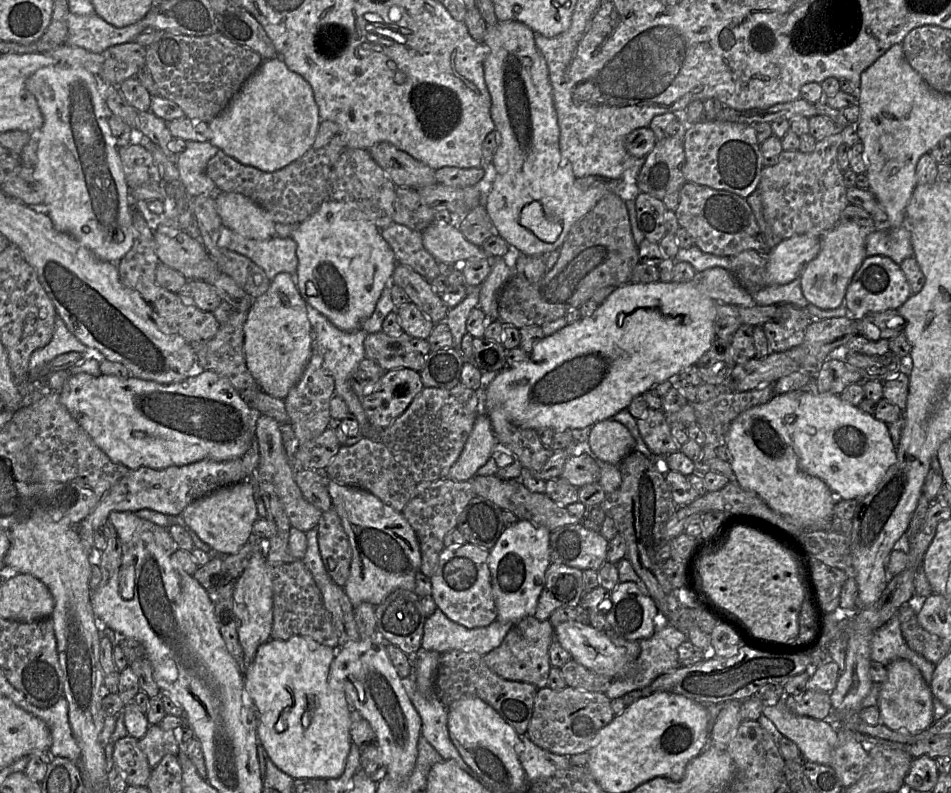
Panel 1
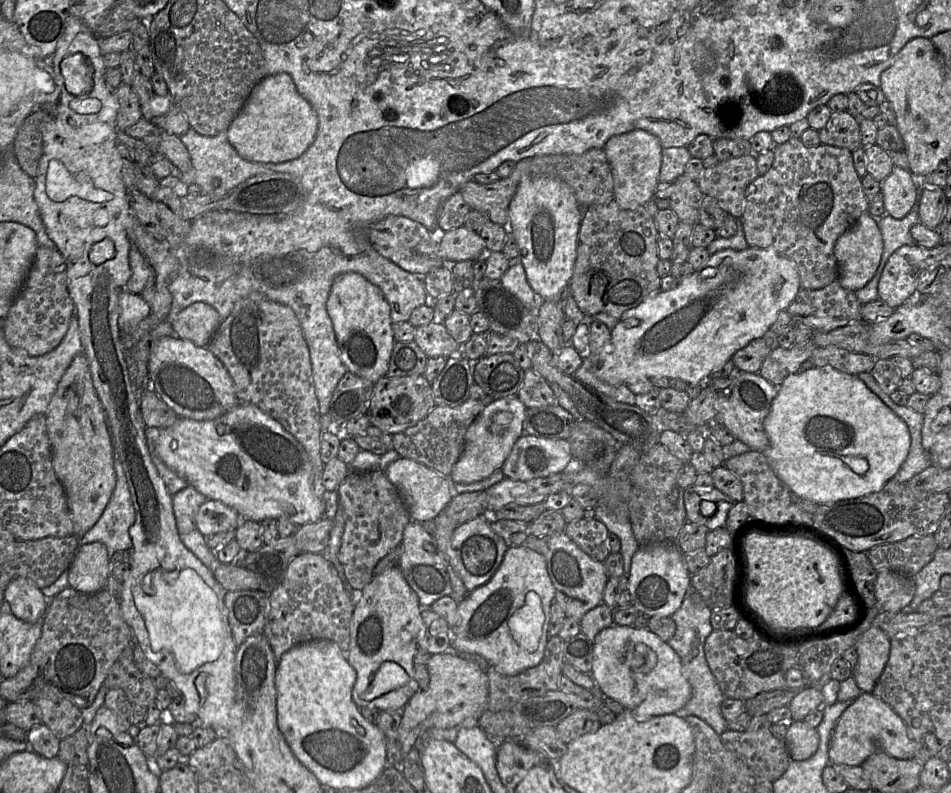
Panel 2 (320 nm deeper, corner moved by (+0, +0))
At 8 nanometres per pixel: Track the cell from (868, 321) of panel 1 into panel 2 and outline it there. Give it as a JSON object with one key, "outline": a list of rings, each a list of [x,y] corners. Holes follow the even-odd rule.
{"outline":[[[813,340],[804,344],[794,344],[791,349],[777,347],[764,360],[759,375],[775,387],[800,371],[800,367],[811,358],[816,345]]]}

